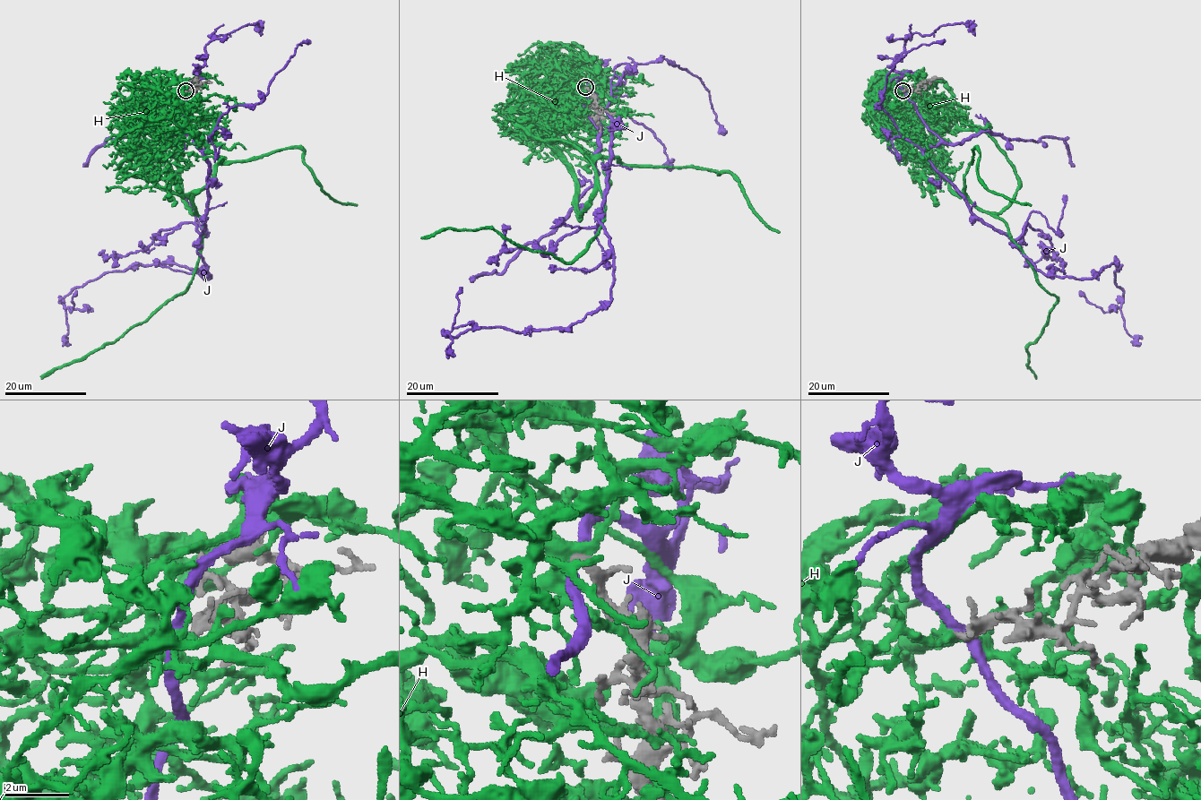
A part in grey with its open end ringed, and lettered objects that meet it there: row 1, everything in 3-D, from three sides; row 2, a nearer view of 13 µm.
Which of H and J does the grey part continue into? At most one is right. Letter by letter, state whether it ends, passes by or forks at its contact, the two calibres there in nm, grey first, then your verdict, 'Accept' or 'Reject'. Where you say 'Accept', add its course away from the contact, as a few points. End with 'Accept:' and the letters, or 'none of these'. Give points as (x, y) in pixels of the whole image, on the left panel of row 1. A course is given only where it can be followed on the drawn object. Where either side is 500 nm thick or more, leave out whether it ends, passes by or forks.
H: It forks there. Thickness 280 nm (grey) against 400 nm. Accept. Its course: (185, 90), (145, 107), (154, 148), (136, 175), (182, 193), (200, 216), (191, 284), (113, 342), (41, 379)
J: It passes by. Thickness 280 nm (grey) against 360 nm. Reject
Accept: H

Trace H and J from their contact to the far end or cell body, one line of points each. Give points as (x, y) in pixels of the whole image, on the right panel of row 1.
H: (902, 90), (897, 98), (932, 141), (936, 172), (998, 216), (1035, 279), (1057, 298), (1027, 347), (1036, 379)
J: (902, 90), (940, 140), (923, 156), (1036, 269), (1092, 279), (1118, 266), (1122, 303), (1110, 311), (1079, 291)

